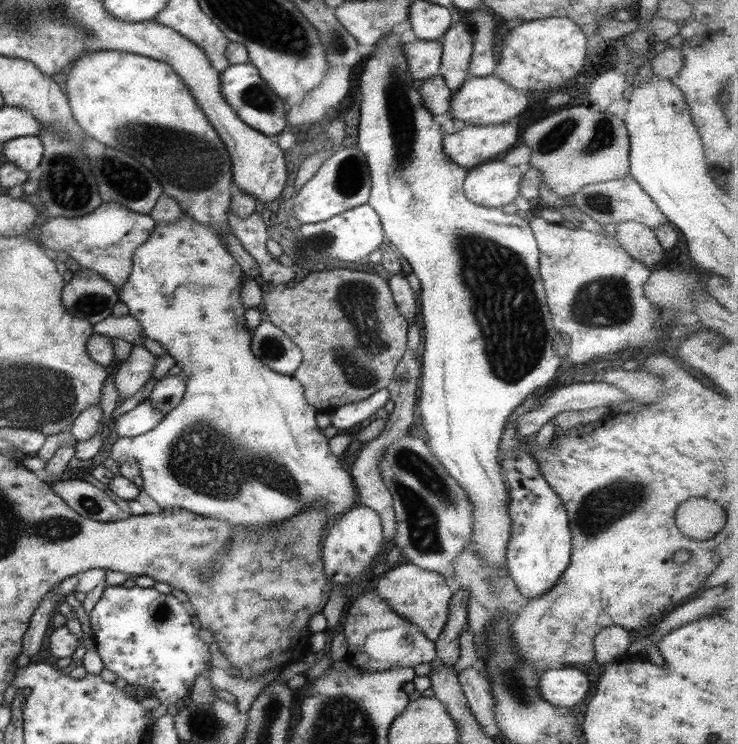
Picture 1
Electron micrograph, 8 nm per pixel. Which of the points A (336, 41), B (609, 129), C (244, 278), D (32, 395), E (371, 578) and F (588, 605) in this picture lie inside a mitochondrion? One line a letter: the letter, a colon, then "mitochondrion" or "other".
A: mitochondrion
B: mitochondrion
C: other
D: mitochondrion
E: other
F: other

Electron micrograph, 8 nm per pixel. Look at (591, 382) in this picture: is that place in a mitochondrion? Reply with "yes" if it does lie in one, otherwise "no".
no

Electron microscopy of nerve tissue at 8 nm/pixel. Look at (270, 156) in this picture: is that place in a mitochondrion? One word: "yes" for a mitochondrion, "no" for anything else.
no

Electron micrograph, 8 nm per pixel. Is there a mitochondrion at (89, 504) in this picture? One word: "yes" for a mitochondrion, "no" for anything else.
yes

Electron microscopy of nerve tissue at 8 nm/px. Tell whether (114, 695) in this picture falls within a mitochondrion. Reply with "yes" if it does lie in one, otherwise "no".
no

